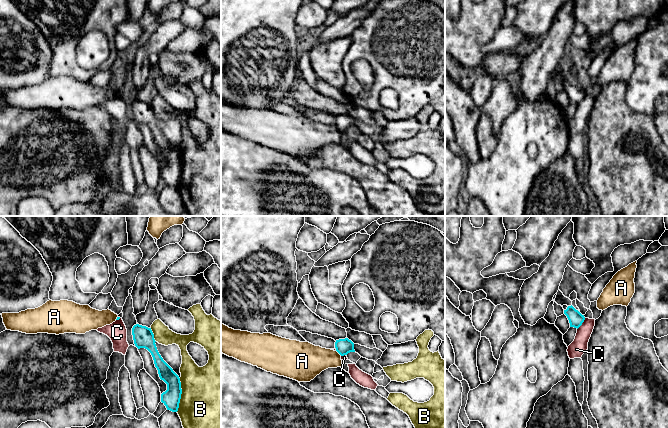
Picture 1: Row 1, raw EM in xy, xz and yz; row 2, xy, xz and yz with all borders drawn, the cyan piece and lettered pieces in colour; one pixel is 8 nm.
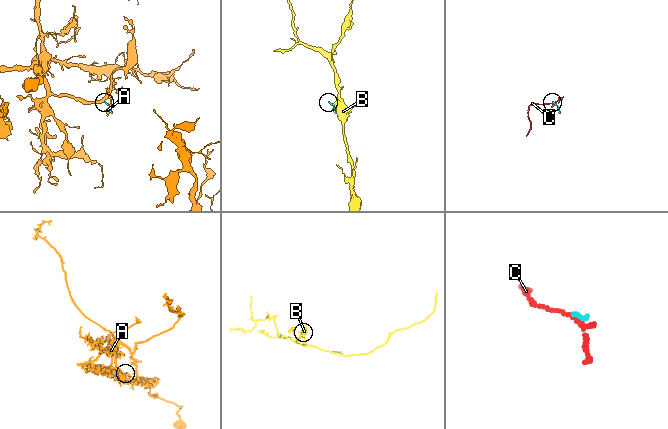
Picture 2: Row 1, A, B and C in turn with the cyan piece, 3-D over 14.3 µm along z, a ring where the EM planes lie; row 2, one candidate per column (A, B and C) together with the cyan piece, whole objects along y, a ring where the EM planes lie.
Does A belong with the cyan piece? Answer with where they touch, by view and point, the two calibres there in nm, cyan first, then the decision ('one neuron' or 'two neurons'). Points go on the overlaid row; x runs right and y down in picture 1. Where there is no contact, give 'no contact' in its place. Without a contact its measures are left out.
contact xz (339, 353); calibres 130 and 260 nm; two neurons

